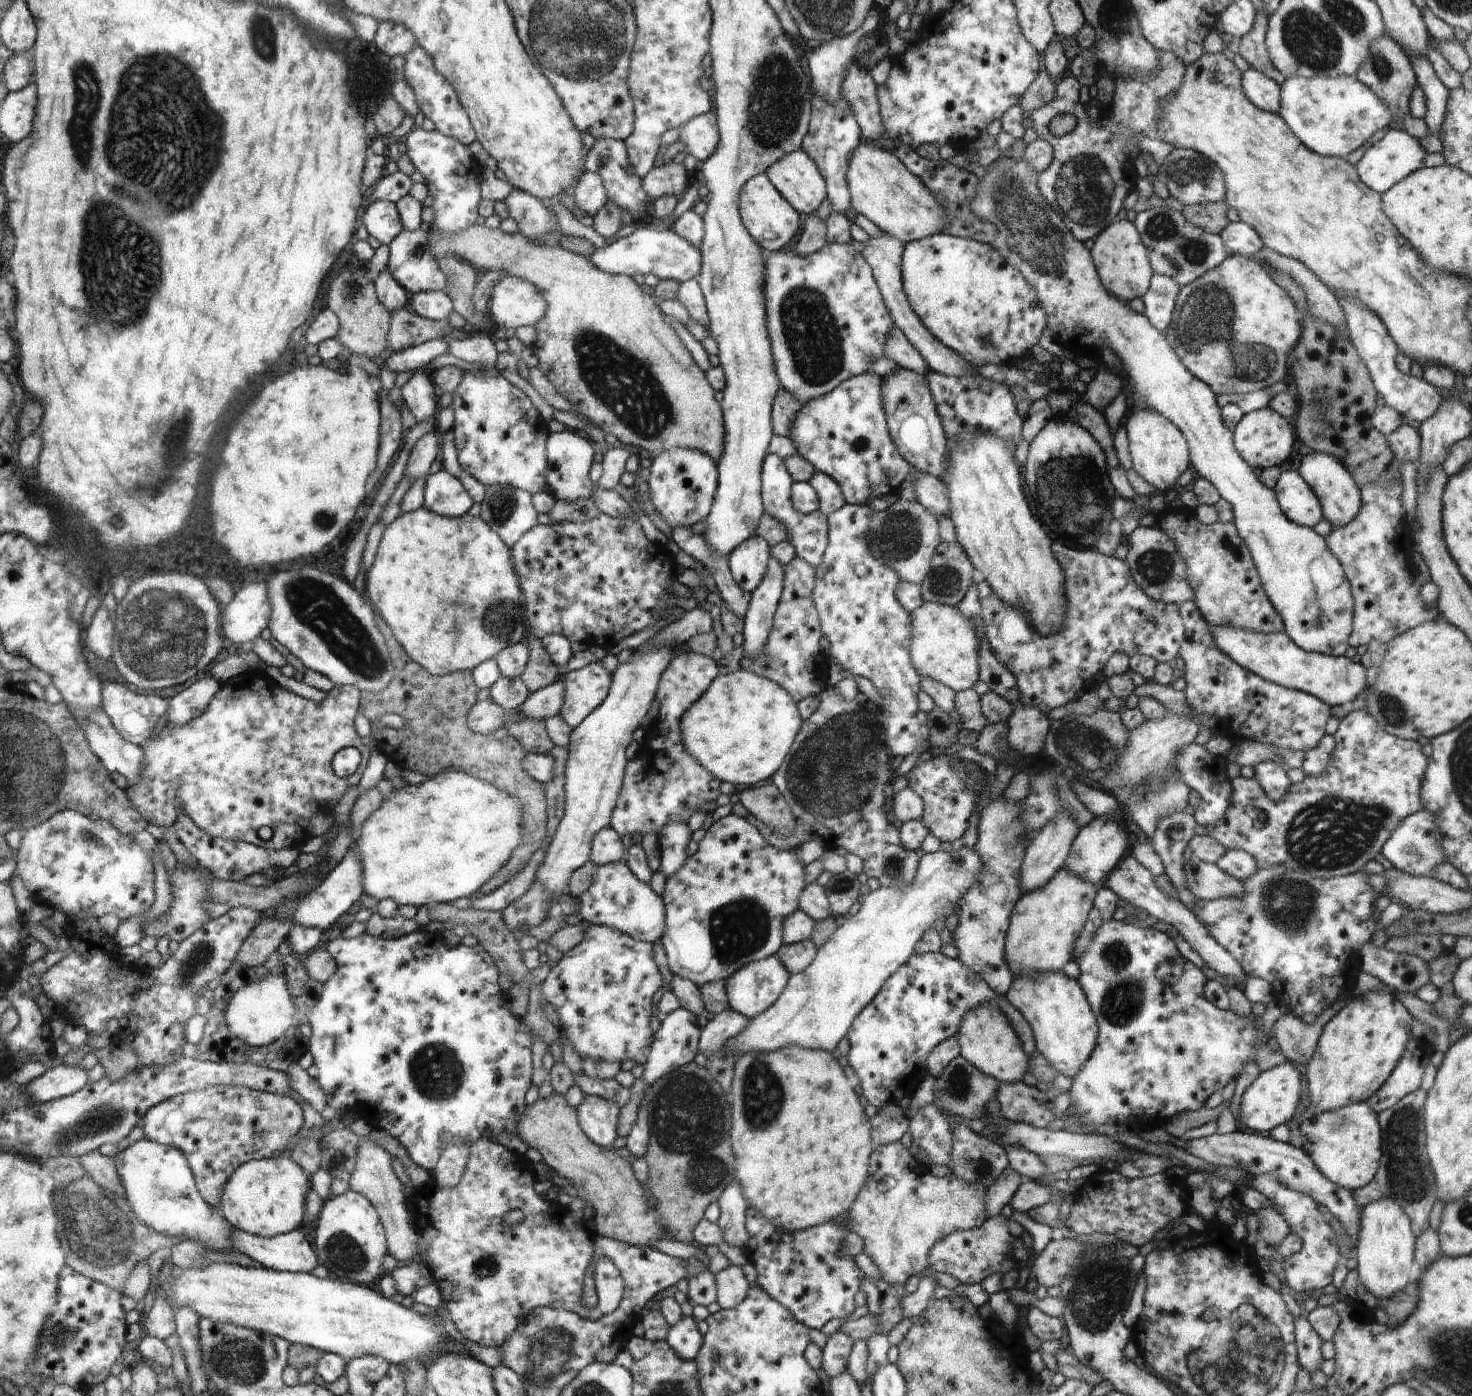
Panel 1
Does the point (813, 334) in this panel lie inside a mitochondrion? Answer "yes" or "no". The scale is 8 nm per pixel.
yes

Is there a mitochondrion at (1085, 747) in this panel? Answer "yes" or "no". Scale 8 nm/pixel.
yes

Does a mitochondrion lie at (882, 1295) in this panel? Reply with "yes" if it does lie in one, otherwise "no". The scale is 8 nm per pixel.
no

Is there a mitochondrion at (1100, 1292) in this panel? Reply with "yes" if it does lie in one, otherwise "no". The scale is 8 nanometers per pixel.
yes

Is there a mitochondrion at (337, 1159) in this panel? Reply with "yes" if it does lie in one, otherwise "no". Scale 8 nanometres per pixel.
yes

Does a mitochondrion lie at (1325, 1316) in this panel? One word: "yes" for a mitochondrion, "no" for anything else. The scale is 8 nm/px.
no

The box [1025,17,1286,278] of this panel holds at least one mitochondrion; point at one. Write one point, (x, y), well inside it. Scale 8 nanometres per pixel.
(1085, 188)

